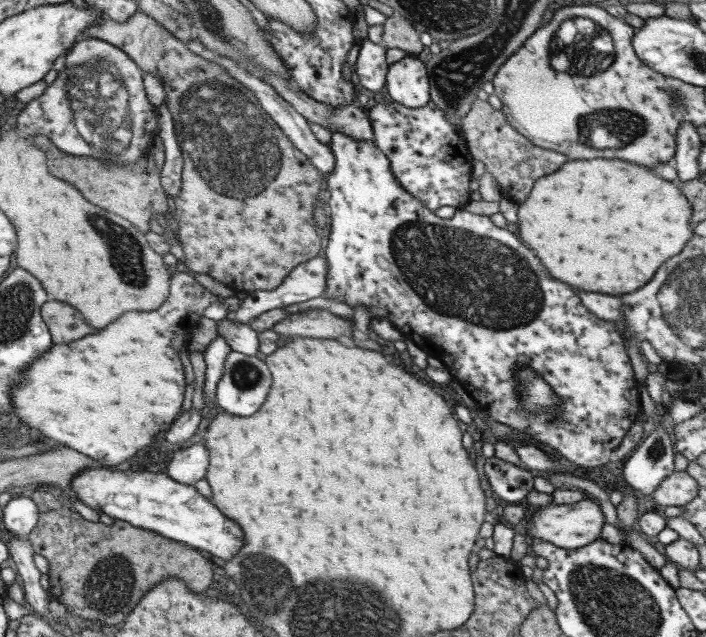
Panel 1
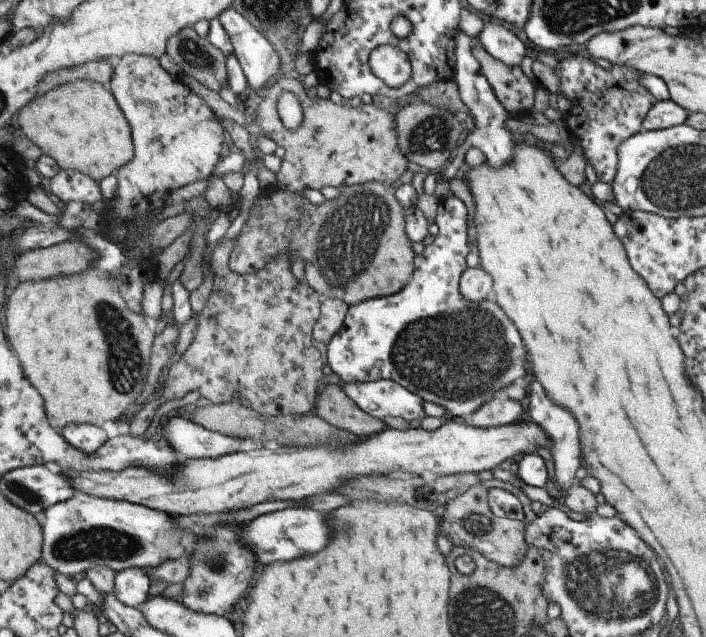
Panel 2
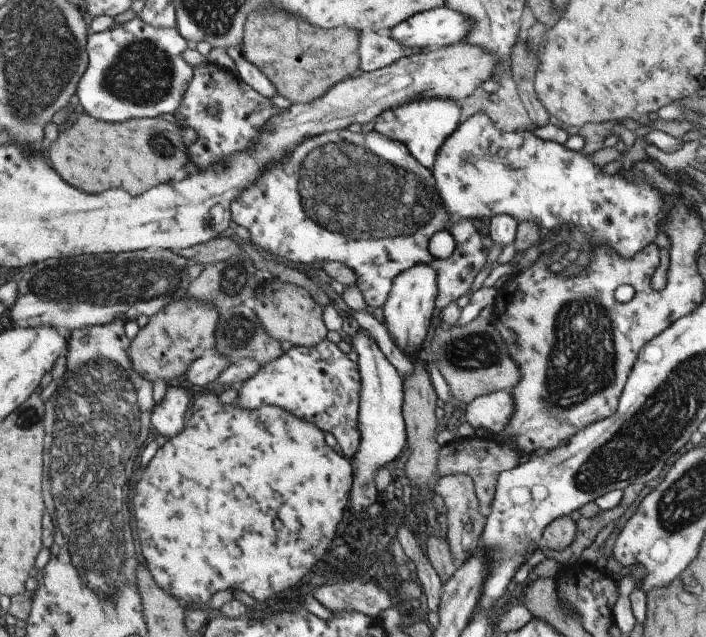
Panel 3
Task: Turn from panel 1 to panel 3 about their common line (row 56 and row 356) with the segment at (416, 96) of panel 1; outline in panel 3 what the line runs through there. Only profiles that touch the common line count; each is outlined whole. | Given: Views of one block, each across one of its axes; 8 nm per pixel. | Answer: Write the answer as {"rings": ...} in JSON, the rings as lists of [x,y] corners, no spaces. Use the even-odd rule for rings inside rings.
{"rings":[[[413,265],[393,278],[388,297],[382,304],[382,315],[388,335],[410,361],[415,358],[427,336],[435,295],[435,271],[427,265]]]}

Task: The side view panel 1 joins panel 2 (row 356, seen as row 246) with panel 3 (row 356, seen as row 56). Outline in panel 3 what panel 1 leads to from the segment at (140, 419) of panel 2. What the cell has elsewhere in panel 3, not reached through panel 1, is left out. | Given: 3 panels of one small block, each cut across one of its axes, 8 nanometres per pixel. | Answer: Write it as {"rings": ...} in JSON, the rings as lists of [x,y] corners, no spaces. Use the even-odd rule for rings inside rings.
{"rings":[[[177,299],[166,304],[148,318],[145,326],[130,340],[128,357],[132,369],[138,375],[153,382],[162,378],[167,383],[182,378],[189,365],[205,351],[214,351],[214,334],[221,310],[213,303],[197,299]]]}

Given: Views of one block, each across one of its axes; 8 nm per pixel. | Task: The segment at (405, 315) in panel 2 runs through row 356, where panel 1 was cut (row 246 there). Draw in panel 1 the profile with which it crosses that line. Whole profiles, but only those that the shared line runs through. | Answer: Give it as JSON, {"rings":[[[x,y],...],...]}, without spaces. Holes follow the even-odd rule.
{"rings":[[[329,130],[330,131],[330,140],[328,142],[329,150],[333,153],[334,164],[333,171],[329,174],[324,175],[325,181],[323,186],[326,187],[327,192],[329,192],[329,199],[327,200],[327,214],[329,215],[329,234],[327,235],[327,246],[325,249],[325,260],[327,261],[327,274],[326,274],[326,289],[323,294],[325,298],[333,298],[339,302],[345,302],[351,308],[356,307],[357,305],[366,306],[366,309],[370,312],[372,318],[385,318],[385,320],[389,321],[395,328],[400,332],[400,334],[404,338],[409,338],[413,341],[413,344],[417,344],[425,354],[440,360],[443,363],[443,369],[447,371],[447,374],[450,376],[451,380],[455,380],[459,382],[464,390],[471,396],[471,399],[479,406],[479,408],[485,410],[488,414],[488,418],[492,419],[493,421],[500,422],[501,424],[505,424],[505,426],[510,427],[515,432],[523,434],[524,436],[529,436],[530,440],[533,442],[540,442],[542,444],[548,444],[551,448],[554,448],[563,458],[569,460],[569,462],[573,462],[573,464],[577,464],[577,466],[581,467],[594,467],[594,466],[602,466],[606,463],[611,463],[613,461],[612,454],[615,449],[619,446],[622,438],[626,436],[626,433],[631,426],[637,419],[641,418],[641,407],[640,407],[640,391],[641,388],[639,384],[635,382],[633,377],[633,370],[631,368],[631,360],[628,359],[627,355],[628,352],[625,350],[625,345],[623,345],[623,341],[626,338],[626,335],[623,331],[621,331],[617,324],[609,321],[601,320],[597,318],[594,314],[587,312],[583,306],[581,306],[581,302],[579,302],[579,298],[573,294],[573,290],[569,288],[569,286],[565,286],[563,282],[557,282],[557,280],[553,280],[549,274],[547,274],[547,270],[539,264],[539,260],[535,258],[535,254],[531,252],[531,250],[527,250],[515,236],[513,236],[512,232],[507,231],[505,228],[493,226],[493,223],[490,221],[490,218],[485,215],[473,214],[465,211],[463,208],[456,209],[453,213],[453,216],[448,219],[439,218],[436,214],[433,214],[431,210],[427,210],[423,203],[416,198],[413,198],[410,194],[407,194],[396,181],[396,178],[392,175],[390,170],[390,164],[388,163],[388,158],[374,145],[372,141],[356,141],[354,138],[343,134],[341,131],[337,130]],[[519,368],[523,368],[523,370],[533,370],[533,374],[537,374],[537,378],[541,378],[546,385],[550,386],[551,392],[553,392],[553,396],[557,398],[558,402],[556,402],[556,412],[554,414],[546,414],[546,412],[528,412],[524,411],[524,406],[520,404],[521,400],[521,389],[518,388],[517,377],[515,377],[515,371],[519,370]]]}

